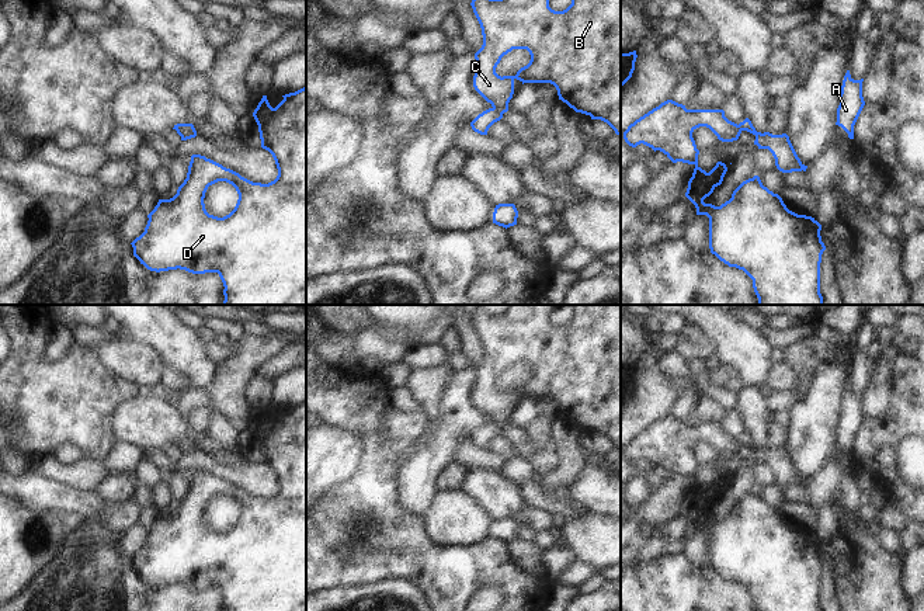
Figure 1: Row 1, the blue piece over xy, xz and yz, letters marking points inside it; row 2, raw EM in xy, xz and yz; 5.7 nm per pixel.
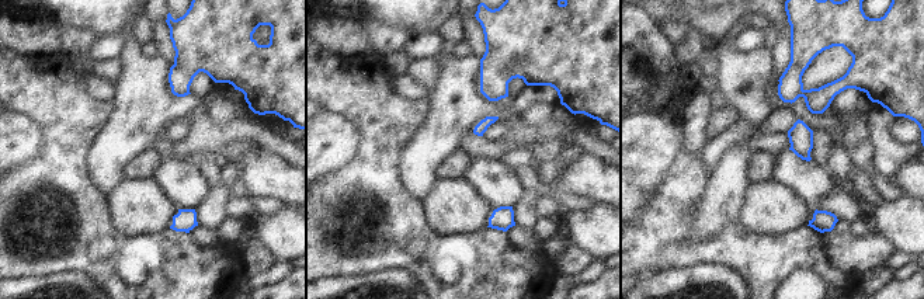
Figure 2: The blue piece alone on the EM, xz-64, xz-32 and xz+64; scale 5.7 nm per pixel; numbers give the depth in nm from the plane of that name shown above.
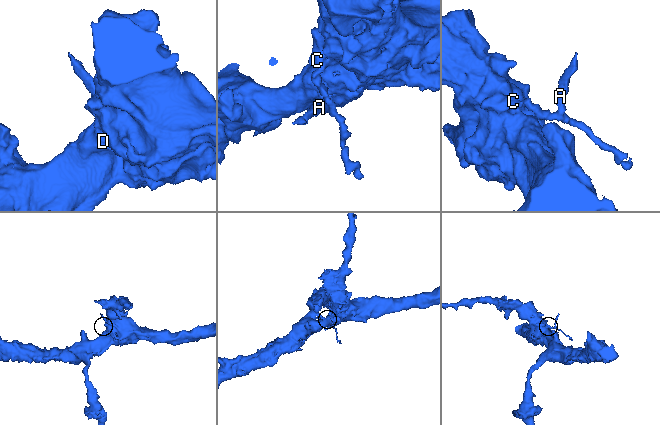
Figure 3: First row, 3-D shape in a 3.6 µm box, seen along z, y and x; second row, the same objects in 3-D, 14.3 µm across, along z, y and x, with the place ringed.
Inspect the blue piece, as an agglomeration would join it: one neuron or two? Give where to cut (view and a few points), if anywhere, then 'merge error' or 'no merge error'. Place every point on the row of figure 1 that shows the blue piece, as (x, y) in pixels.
cut xz (493, 107), (502, 114); merge error

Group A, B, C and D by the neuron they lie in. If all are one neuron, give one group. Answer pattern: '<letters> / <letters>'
A / B C D

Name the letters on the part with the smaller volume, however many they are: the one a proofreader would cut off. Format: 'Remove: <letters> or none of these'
Remove: A

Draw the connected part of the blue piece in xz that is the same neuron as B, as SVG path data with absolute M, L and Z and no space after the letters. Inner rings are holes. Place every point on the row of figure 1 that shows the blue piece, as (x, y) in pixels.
M472 0L473 13L480 24L483 45L475 53L475 90L501 114L508 111L514 94L514 80L524 83L550 83L559 100L576 112L607 122L621 135L621 0L572 0L563 11L549 7L549 0ZM513 49L527 49L531 60L515 76L499 76L496 67Z

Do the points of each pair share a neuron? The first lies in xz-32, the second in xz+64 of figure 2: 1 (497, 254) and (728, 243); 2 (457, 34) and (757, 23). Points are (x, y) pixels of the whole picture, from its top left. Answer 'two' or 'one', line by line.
1: one
2: one

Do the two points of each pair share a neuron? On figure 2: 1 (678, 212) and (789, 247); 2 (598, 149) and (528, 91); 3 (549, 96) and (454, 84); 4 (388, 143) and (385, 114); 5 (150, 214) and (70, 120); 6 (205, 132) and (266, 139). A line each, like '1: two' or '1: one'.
1: one
2: two
3: two
4: one
5: two
6: one

